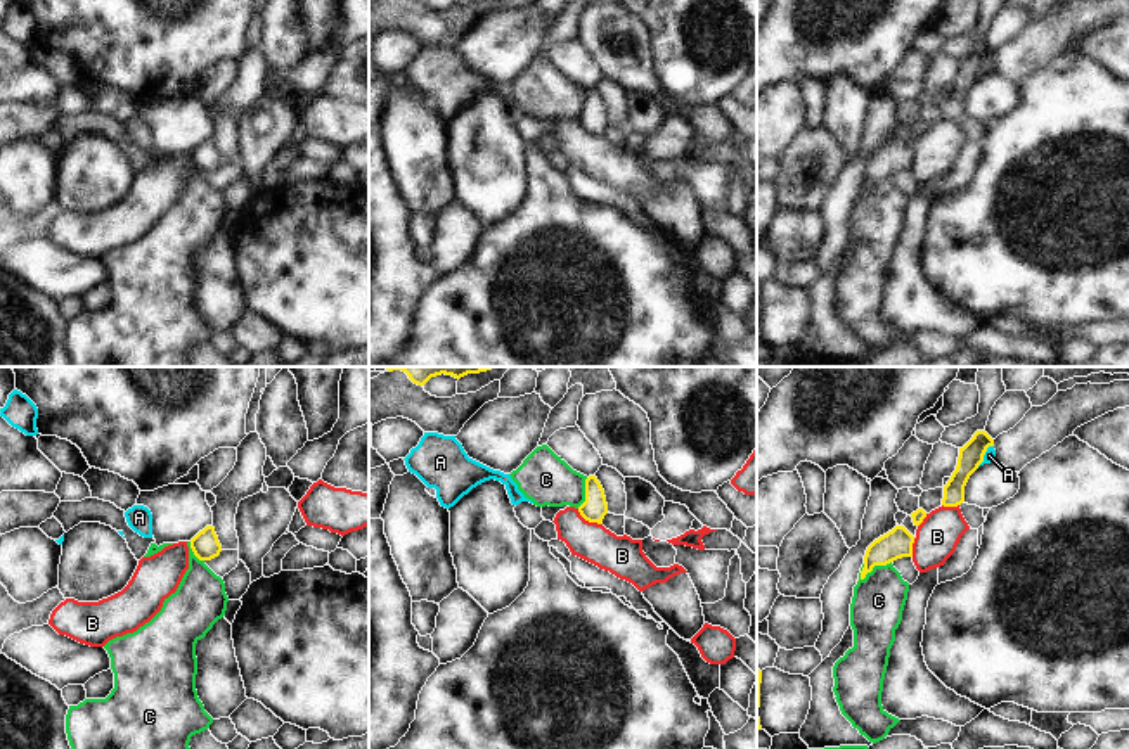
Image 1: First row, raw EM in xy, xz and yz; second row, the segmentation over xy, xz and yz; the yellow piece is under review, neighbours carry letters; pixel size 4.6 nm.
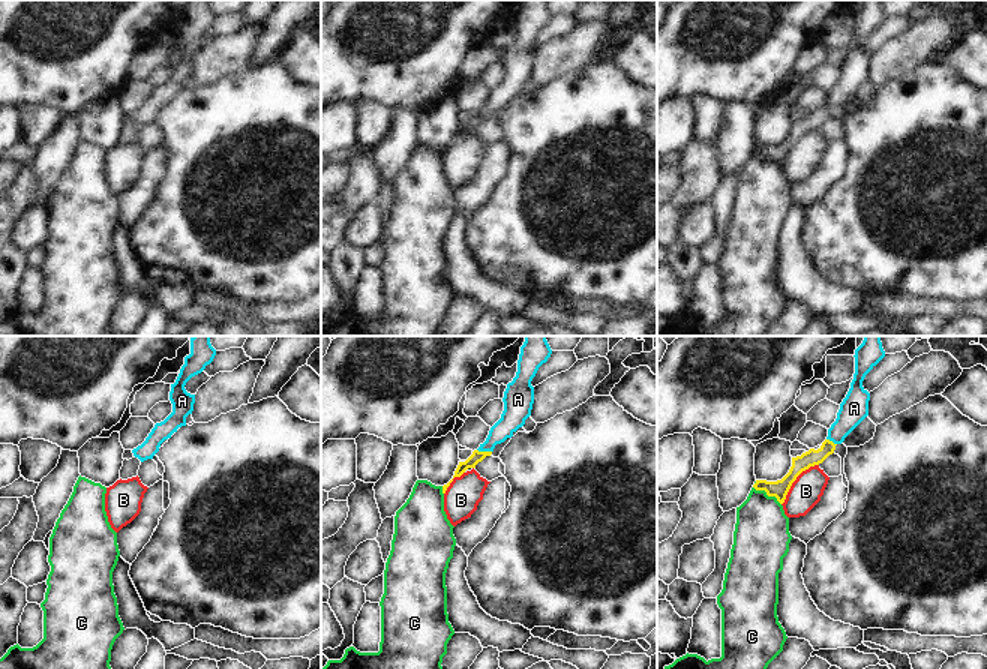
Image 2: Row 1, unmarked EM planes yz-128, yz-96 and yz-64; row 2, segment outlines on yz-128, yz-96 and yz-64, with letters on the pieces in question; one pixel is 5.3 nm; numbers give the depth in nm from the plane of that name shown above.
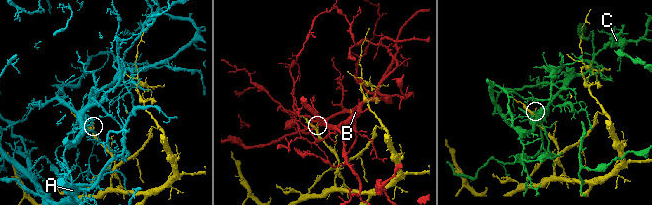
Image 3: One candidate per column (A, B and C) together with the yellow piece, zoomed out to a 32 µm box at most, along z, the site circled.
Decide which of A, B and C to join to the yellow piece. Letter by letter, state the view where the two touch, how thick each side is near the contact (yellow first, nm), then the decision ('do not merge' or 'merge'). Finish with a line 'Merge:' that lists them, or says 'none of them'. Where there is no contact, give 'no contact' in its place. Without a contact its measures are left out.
A: yz | 110/50 nm | do not merge
B: xz | 120/190 nm | do not merge
C: yz | 140/240 nm | do not merge
Merge: none of them

